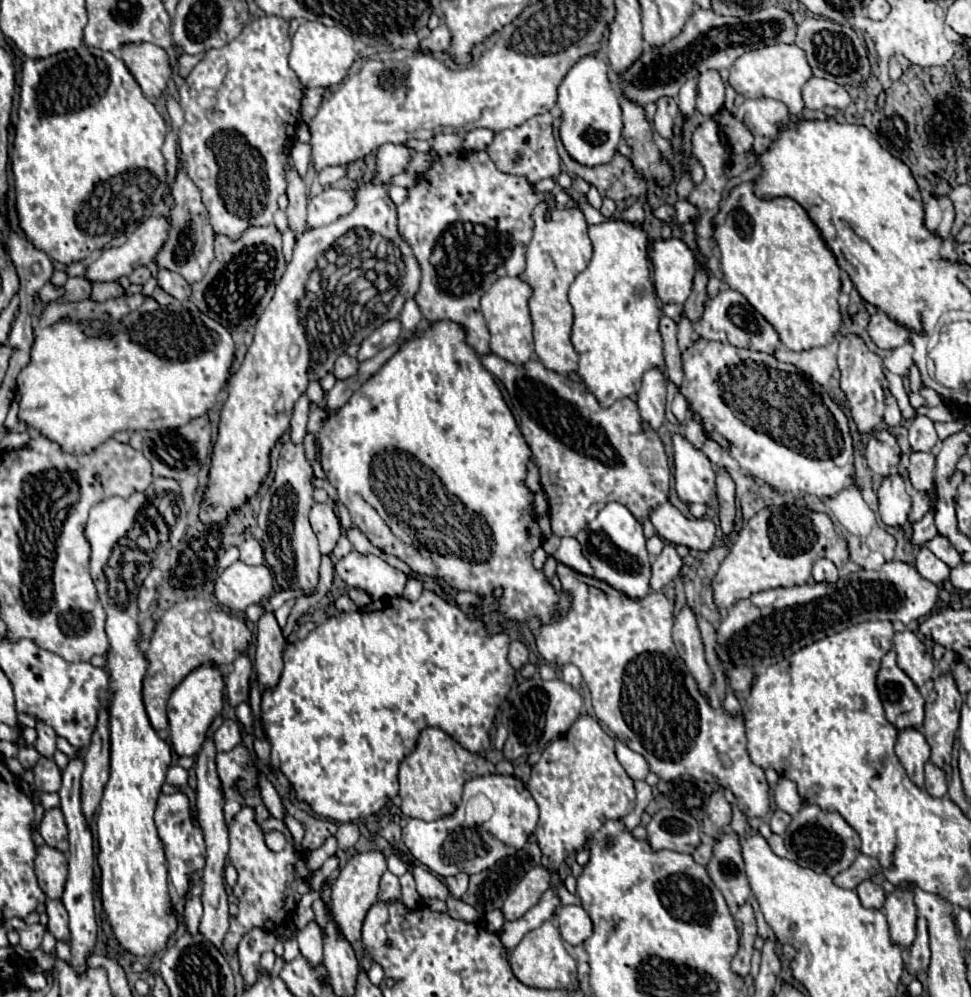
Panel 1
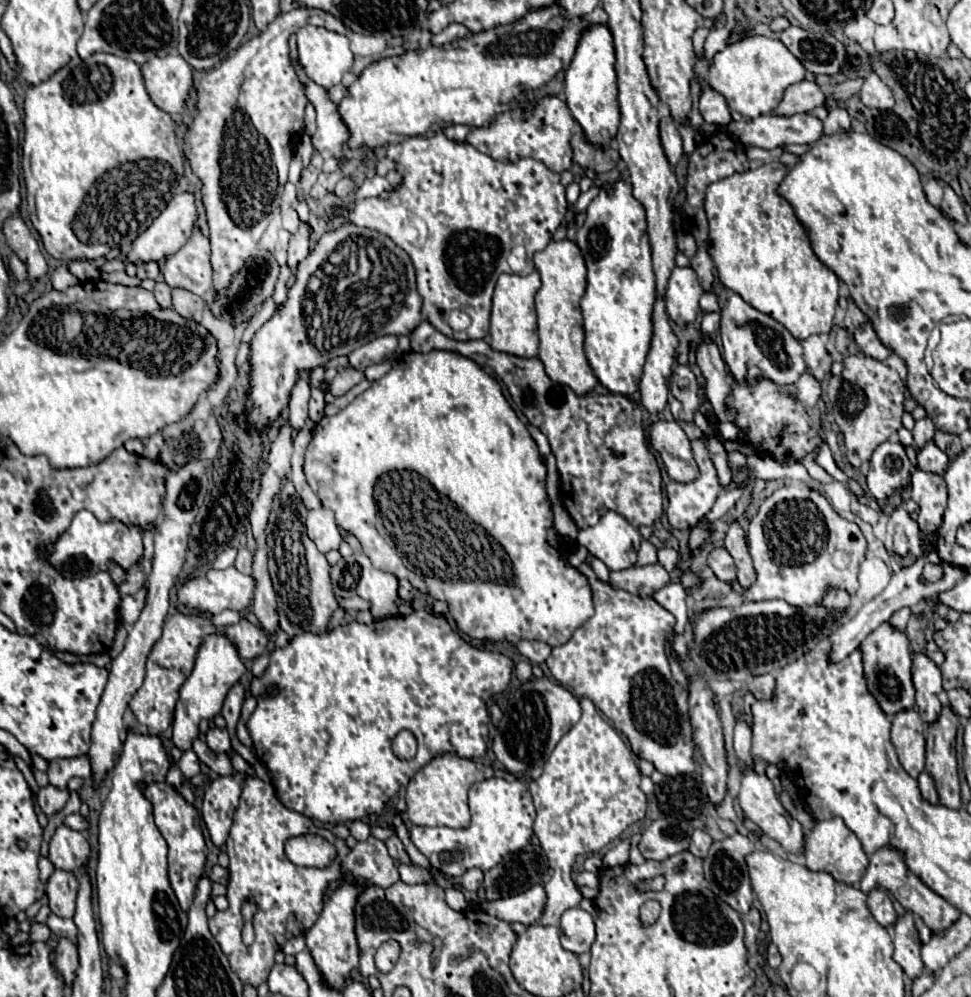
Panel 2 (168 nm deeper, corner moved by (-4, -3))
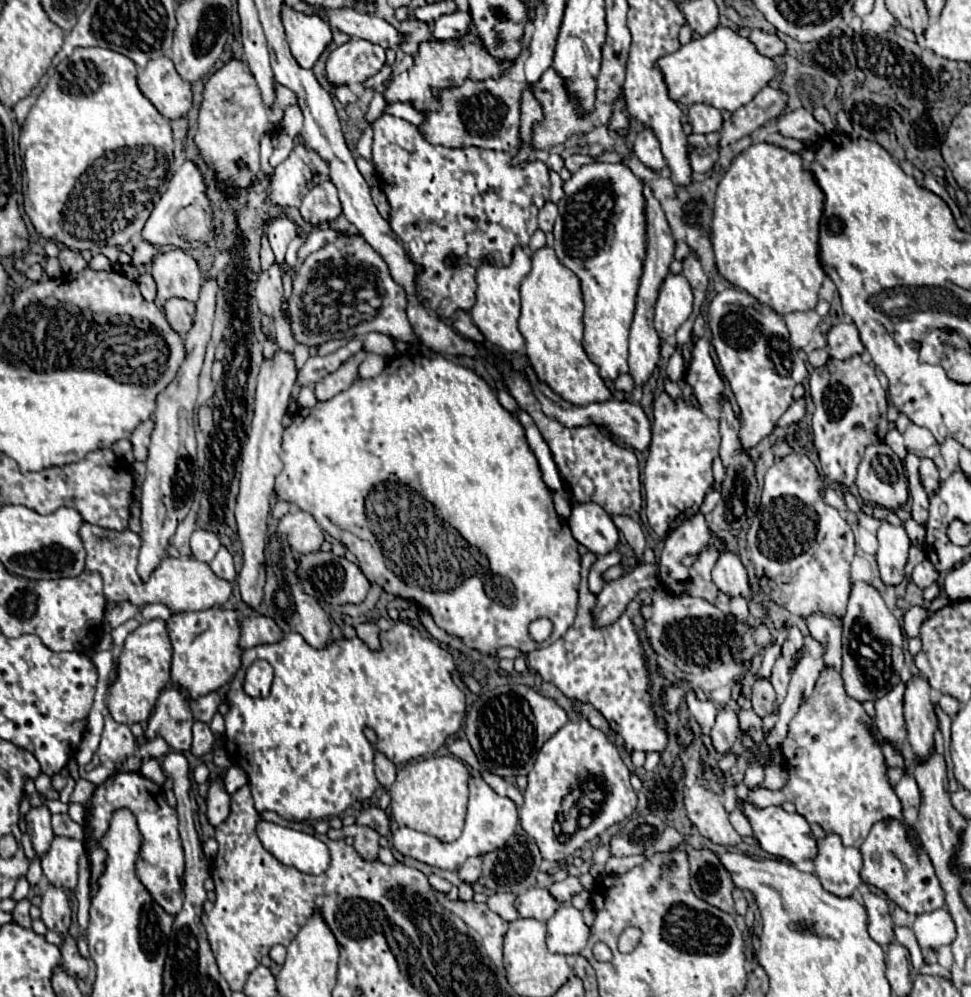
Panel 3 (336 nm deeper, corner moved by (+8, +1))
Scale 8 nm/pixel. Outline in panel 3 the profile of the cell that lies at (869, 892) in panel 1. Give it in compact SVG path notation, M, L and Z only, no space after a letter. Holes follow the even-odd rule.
M864 892L864 908L868 912L868 932L880 944L888 946L894 940L892 916L888 914L888 904L874 892Z

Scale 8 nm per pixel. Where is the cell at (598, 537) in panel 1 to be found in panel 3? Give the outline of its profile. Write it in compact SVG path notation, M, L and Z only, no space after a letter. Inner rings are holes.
M594 502L572 504L568 526L574 538L596 556L612 552L618 544L618 528L614 526L610 514Z

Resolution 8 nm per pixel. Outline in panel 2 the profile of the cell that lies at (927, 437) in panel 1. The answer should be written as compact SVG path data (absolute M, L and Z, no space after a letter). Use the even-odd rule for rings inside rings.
M932 440L918 452L918 468L920 470L944 476L944 470L948 466L948 462L950 462L948 456Z

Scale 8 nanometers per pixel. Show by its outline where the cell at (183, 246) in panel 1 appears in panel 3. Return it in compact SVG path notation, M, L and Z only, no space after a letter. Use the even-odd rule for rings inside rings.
M180 248L156 254L152 264L152 278L158 286L158 302L166 302L172 296L196 302L202 284L196 260Z

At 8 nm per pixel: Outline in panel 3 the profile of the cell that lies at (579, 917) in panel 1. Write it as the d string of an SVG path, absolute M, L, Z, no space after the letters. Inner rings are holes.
M560 906L548 920L546 944L550 952L580 954L588 942L590 928L582 920L582 912L574 906Z

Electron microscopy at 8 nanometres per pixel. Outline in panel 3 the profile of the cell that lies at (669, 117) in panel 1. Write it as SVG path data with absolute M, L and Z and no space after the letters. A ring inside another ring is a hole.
M636 124L638 126L638 136L634 140L634 154L638 156L638 160L646 166L650 166L652 170L662 170L666 166L666 160L662 156L662 150L660 150L660 142L658 138L654 136L654 130L646 124Z

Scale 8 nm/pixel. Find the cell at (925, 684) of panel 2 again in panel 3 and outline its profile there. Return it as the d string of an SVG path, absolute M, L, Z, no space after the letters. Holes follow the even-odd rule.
M912 676L906 684L904 718L908 726L908 742L914 754L918 754L918 758L926 758L934 746L938 718L930 700L930 684L922 676Z

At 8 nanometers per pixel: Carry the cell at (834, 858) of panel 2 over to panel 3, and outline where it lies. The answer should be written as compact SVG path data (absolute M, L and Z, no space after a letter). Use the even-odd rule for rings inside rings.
M826 834L818 840L818 854L812 864L822 886L836 896L850 896L862 884L862 854L858 848L844 846L838 834Z

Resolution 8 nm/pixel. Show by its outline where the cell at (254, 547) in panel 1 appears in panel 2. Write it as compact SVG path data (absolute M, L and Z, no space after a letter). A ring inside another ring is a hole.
M246 548L238 550L238 556L236 556L236 562L234 562L234 568L240 570L242 574L250 574L252 572L252 552L248 552Z

